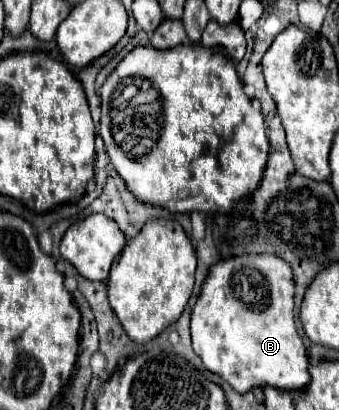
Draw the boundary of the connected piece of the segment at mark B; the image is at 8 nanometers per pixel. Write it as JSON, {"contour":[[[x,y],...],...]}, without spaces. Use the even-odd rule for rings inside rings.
{"contour":[[[248,255],[218,261],[210,267],[198,301],[192,309],[192,349],[202,359],[206,369],[220,375],[238,393],[246,393],[254,387],[272,385],[286,391],[304,389],[310,381],[308,353],[296,331],[294,323],[294,277],[290,265],[274,255]],[[248,301],[258,301],[258,307],[250,307]]]}

